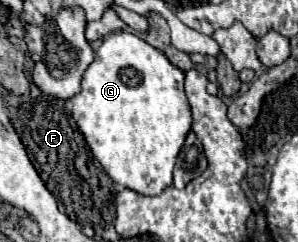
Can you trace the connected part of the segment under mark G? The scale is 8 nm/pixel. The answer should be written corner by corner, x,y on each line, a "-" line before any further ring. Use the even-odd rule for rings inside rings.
114,32
104,38
94,62
84,72
82,92
72,100
72,118
80,126
94,158
116,184
138,194
156,196
172,186
172,168
192,126
190,104
184,94
184,72
172,66
164,52
146,44
142,38
130,32

